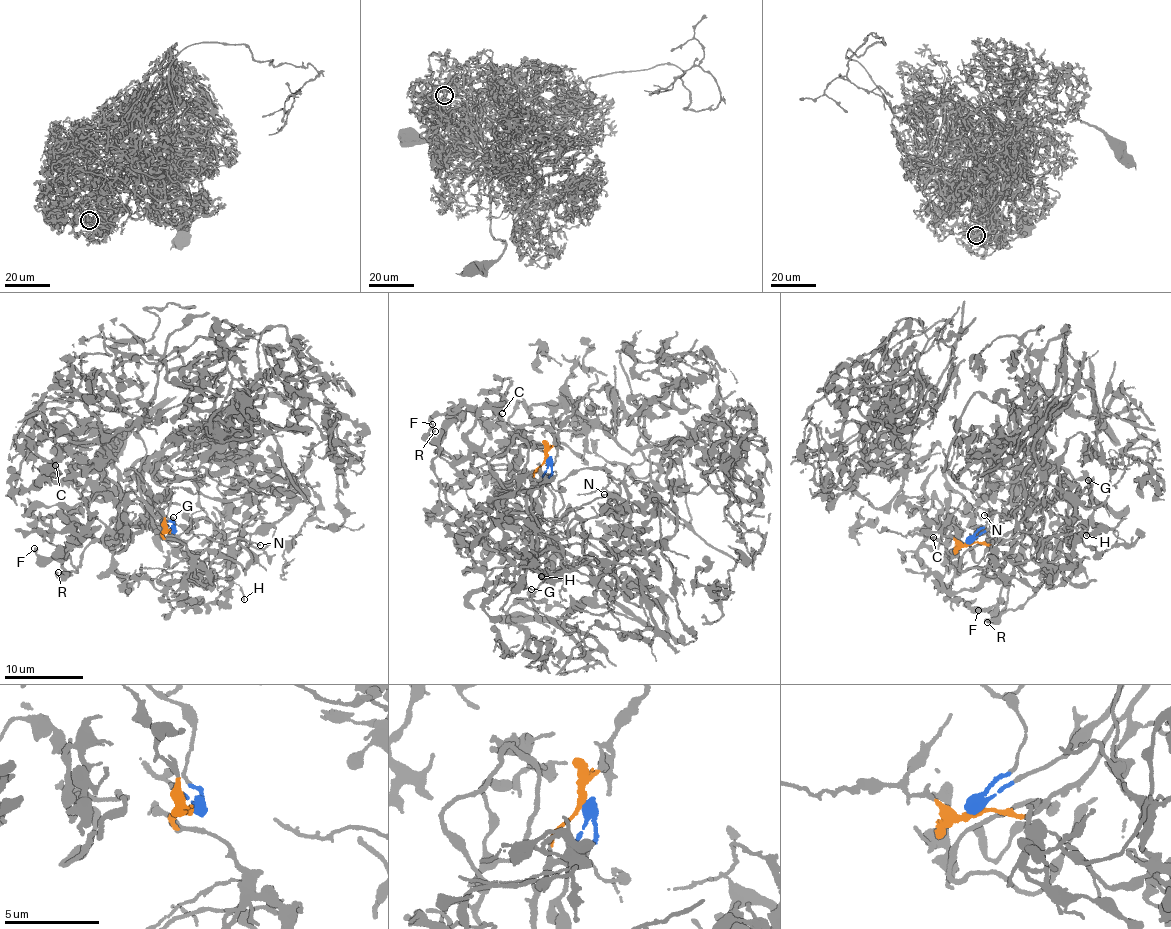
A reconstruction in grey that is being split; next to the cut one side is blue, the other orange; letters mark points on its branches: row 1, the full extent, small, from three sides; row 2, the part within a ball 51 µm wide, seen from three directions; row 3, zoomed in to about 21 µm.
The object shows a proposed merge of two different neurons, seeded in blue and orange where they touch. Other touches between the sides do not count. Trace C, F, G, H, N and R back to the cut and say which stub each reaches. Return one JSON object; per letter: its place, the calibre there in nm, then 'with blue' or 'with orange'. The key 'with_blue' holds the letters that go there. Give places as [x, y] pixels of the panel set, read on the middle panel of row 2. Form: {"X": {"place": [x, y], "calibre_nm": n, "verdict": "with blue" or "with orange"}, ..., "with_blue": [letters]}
{"C": {"place": [502, 413], "calibre_nm": 150, "verdict": "with blue"}, "F": {"place": [432, 424], "calibre_nm": 240, "verdict": "with blue"}, "G": {"place": [531, 589], "calibre_nm": 160, "verdict": "with blue"}, "H": {"place": [541, 576], "calibre_nm": 160, "verdict": "with orange"}, "N": {"place": [604, 494], "calibre_nm": 140, "verdict": "with orange"}, "R": {"place": [435, 431], "calibre_nm": 120, "verdict": "with blue"}, "with_blue": ["C", "F", "G", "R"]}

